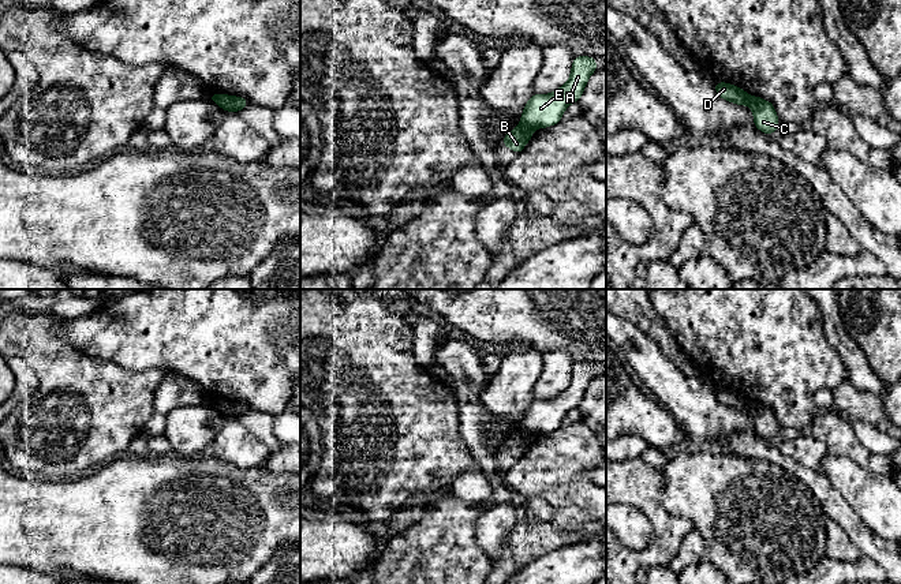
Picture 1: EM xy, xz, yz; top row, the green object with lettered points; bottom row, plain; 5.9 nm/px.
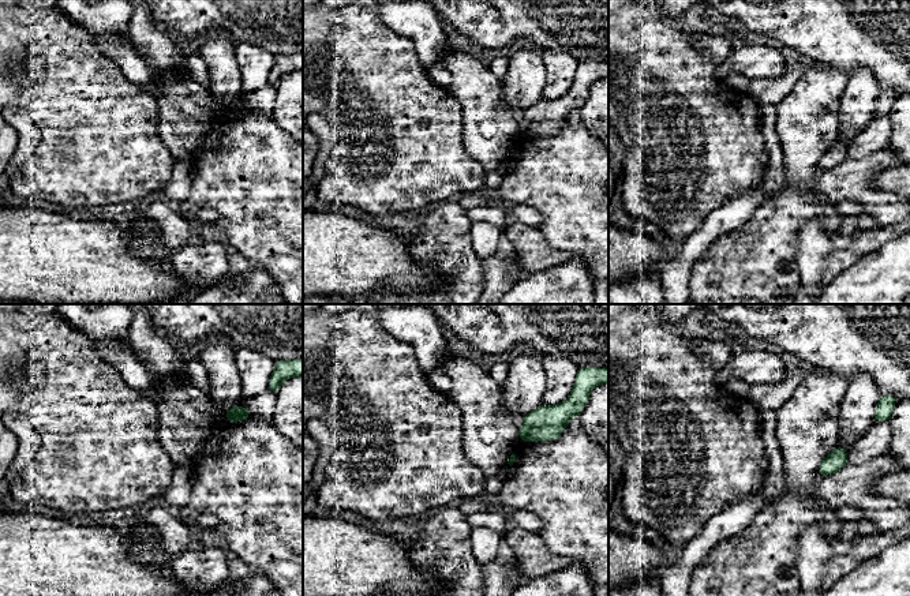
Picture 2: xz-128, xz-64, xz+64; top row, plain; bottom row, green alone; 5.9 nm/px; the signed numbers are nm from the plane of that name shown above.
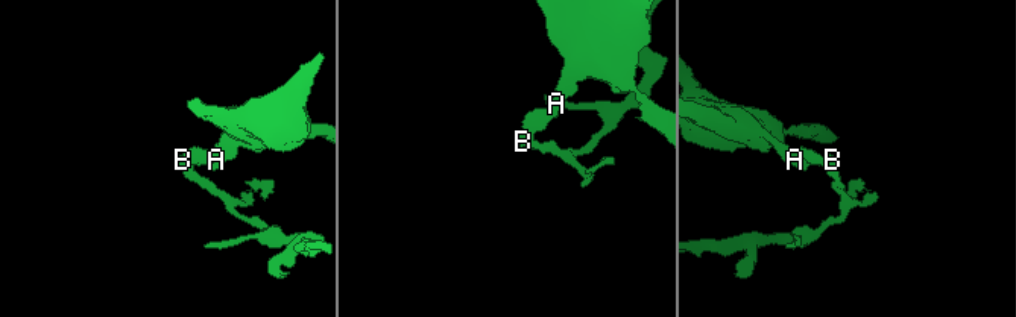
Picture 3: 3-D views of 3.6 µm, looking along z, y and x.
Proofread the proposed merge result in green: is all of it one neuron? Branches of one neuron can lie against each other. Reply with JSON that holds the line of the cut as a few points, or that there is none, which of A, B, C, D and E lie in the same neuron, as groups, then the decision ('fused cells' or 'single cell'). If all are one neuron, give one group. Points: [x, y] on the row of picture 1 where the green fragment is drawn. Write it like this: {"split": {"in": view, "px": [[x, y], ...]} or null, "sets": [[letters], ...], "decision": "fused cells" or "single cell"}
{"split": {"in": "xz", "px": [[522, 122], [531, 130]]}, "sets": [["A", "D", "E"], ["B", "C"]], "decision": "fused cells"}

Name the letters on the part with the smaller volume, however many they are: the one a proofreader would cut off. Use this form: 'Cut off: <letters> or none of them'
Cut off: A, D, E

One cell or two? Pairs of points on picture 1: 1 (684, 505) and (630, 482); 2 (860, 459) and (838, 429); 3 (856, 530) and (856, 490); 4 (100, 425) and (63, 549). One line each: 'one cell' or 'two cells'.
1: two cells
2: one cell
3: two cells
4: two cells

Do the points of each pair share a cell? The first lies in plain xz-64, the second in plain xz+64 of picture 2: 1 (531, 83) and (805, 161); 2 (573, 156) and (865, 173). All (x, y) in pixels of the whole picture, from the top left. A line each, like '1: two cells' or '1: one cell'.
1: one cell
2: one cell

